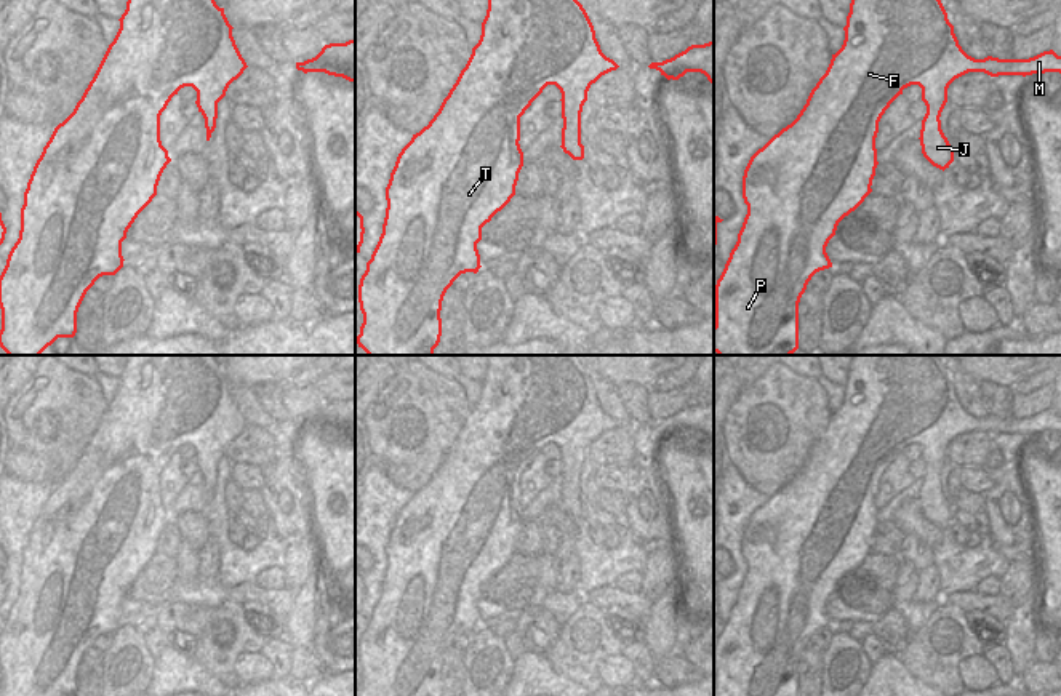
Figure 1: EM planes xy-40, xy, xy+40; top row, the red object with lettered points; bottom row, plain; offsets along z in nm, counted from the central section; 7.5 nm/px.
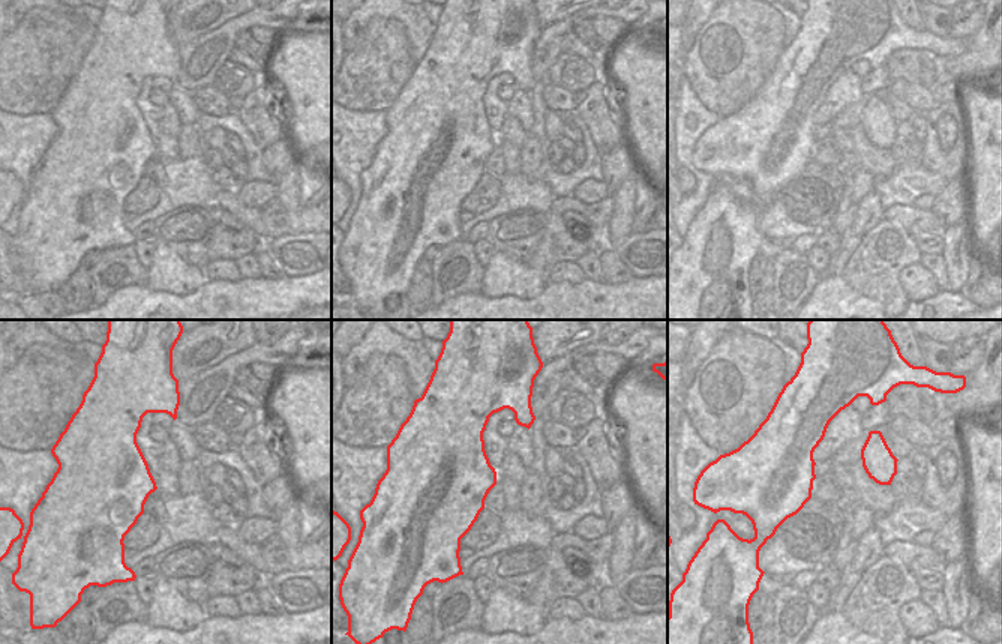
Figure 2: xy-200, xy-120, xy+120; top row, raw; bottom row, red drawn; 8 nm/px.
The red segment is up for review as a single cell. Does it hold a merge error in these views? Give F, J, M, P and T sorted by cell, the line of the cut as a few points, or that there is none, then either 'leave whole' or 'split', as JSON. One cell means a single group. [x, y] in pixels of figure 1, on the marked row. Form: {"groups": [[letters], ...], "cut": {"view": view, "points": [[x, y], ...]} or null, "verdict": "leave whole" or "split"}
{"groups": [["F", "J", "M", "P", "T"]], "cut": null, "verdict": "leave whole"}

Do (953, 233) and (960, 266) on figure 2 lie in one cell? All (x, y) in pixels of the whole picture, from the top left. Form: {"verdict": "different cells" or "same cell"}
{"verdict": "same cell"}

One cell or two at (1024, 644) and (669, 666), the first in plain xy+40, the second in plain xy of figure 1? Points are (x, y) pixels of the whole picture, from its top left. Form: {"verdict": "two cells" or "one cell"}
{"verdict": "two cells"}

